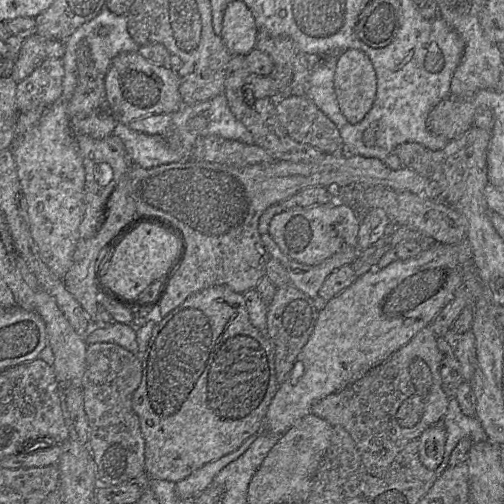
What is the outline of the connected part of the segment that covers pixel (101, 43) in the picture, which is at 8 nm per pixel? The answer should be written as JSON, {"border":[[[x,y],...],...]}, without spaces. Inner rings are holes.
{"border":[[[103,7],[96,17],[82,24],[65,41],[65,53],[62,57],[64,65],[63,78],[63,99],[68,101],[71,97],[77,83],[77,49],[82,41],[88,42],[91,57],[96,69],[100,74],[106,76],[112,59],[122,52],[137,52],[140,46],[133,40],[128,32],[127,15],[114,14],[108,7]],[[102,26],[108,26],[110,31],[106,36],[99,35],[99,29]]]}

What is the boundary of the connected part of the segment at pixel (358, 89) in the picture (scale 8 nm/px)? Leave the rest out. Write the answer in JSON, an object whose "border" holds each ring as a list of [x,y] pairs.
{"border":[[[348,49],[337,57],[334,87],[341,112],[351,124],[359,123],[370,111],[377,92],[377,79],[369,57]]]}

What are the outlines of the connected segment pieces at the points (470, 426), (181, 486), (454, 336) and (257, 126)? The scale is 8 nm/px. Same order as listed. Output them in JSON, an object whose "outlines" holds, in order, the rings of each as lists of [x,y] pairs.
{"outlines":[[[[455,395],[449,397],[448,409],[442,419],[442,424],[446,429],[446,442],[442,461],[434,470],[437,475],[448,467],[449,456],[461,439],[469,438],[473,443],[488,440],[479,419],[476,416],[468,417],[464,415]]],[[[258,433],[251,435],[242,445],[231,453],[209,462],[195,470],[185,479],[175,483],[176,494],[182,499],[195,499],[207,487],[209,487],[215,476],[230,462],[240,457],[257,439]]],[[[450,328],[443,333],[443,336],[450,344],[455,357],[461,365],[464,381],[470,382],[477,366],[476,344],[473,332],[467,330],[458,333]]],[[[231,55],[225,80],[225,95],[231,112],[252,134],[253,143],[265,149],[275,160],[296,163],[313,162],[326,154],[311,145],[295,141],[287,134],[277,115],[277,103],[274,103],[270,97],[255,98],[253,90],[246,83],[251,72],[247,66],[245,56]]]]}

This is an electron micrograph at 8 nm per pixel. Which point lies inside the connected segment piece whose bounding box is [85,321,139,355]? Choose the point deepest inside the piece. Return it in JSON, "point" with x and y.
{"point":[124,335]}

